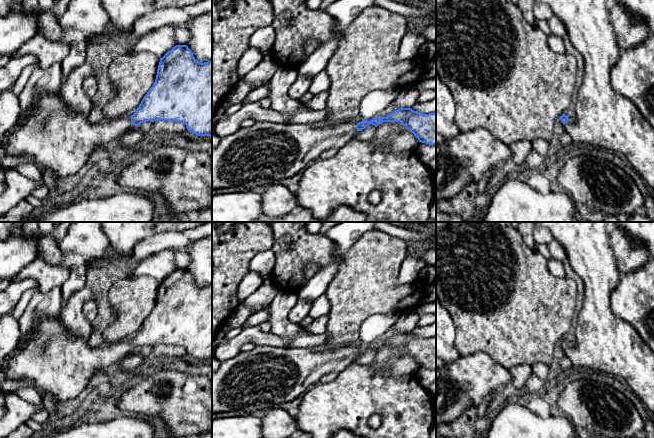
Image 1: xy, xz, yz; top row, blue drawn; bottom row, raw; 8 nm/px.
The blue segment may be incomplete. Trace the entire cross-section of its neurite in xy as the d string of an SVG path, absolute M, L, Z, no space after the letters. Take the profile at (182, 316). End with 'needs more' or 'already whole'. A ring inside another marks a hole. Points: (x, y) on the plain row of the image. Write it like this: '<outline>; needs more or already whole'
M187 269L174 270L160 282L155 306L131 341L104 342L102 346L92 348L88 342L70 336L64 330L60 317L46 318L35 327L35 333L27 345L11 358L9 366L5 370L6 379L32 380L35 383L36 391L41 395L42 399L50 396L61 404L77 397L86 388L95 373L104 371L126 357L133 349L138 350L144 345L154 346L158 344L181 346L193 358L212 360L212 284L200 287L195 283Z; needs more

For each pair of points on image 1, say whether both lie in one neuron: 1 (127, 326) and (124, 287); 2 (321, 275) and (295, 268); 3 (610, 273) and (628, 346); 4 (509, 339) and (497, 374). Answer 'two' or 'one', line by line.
1: one
2: two
3: one
4: two

